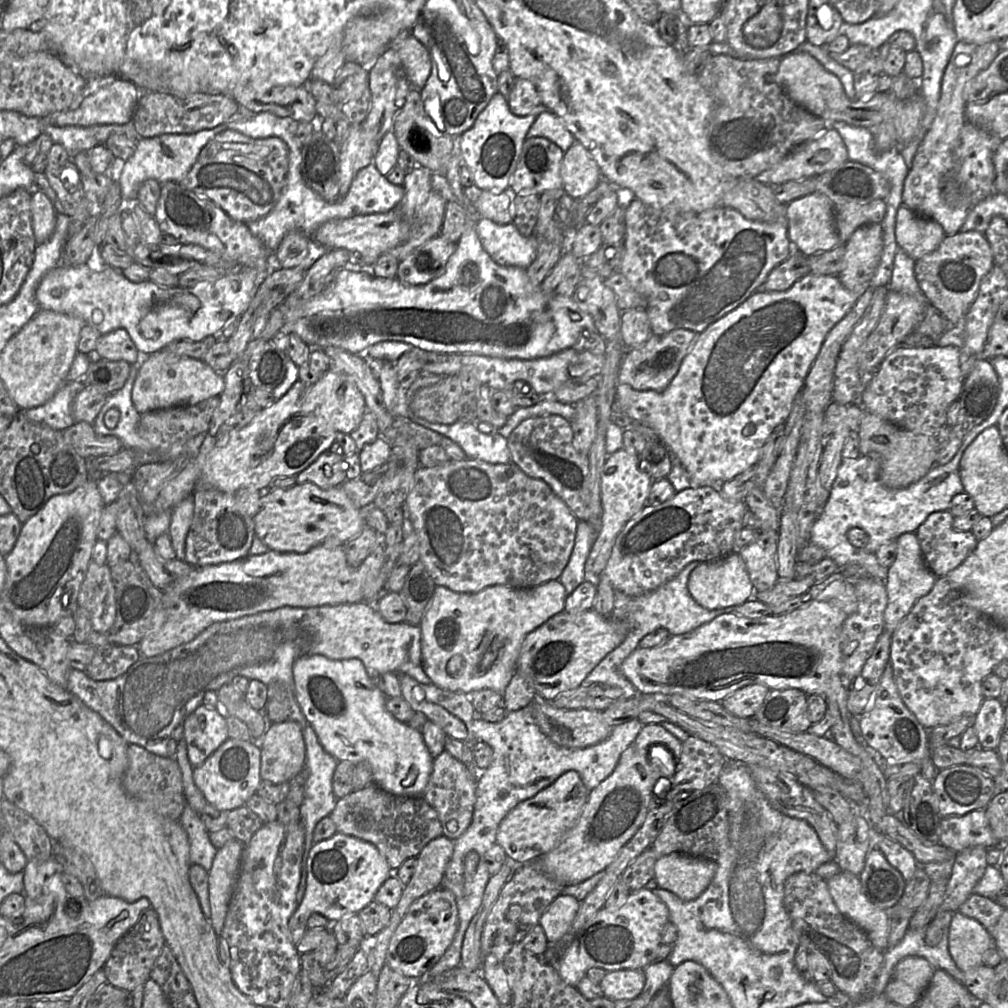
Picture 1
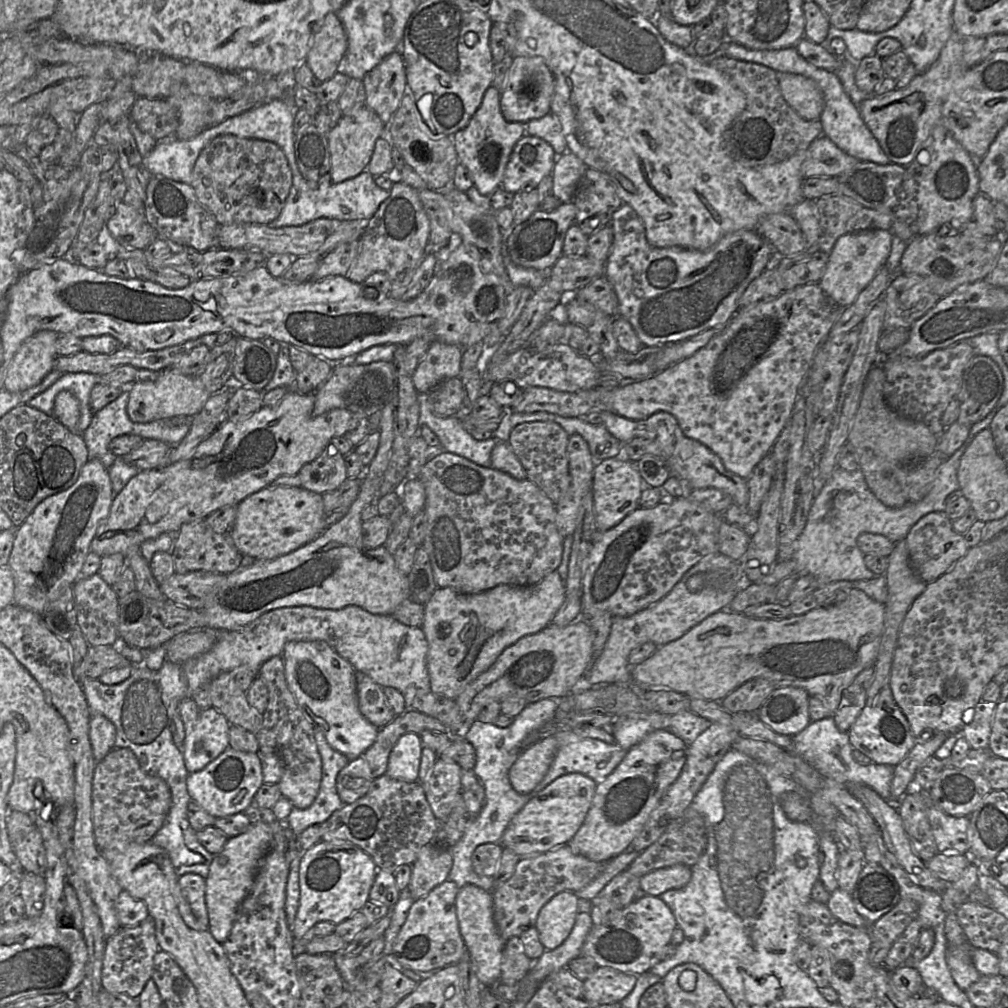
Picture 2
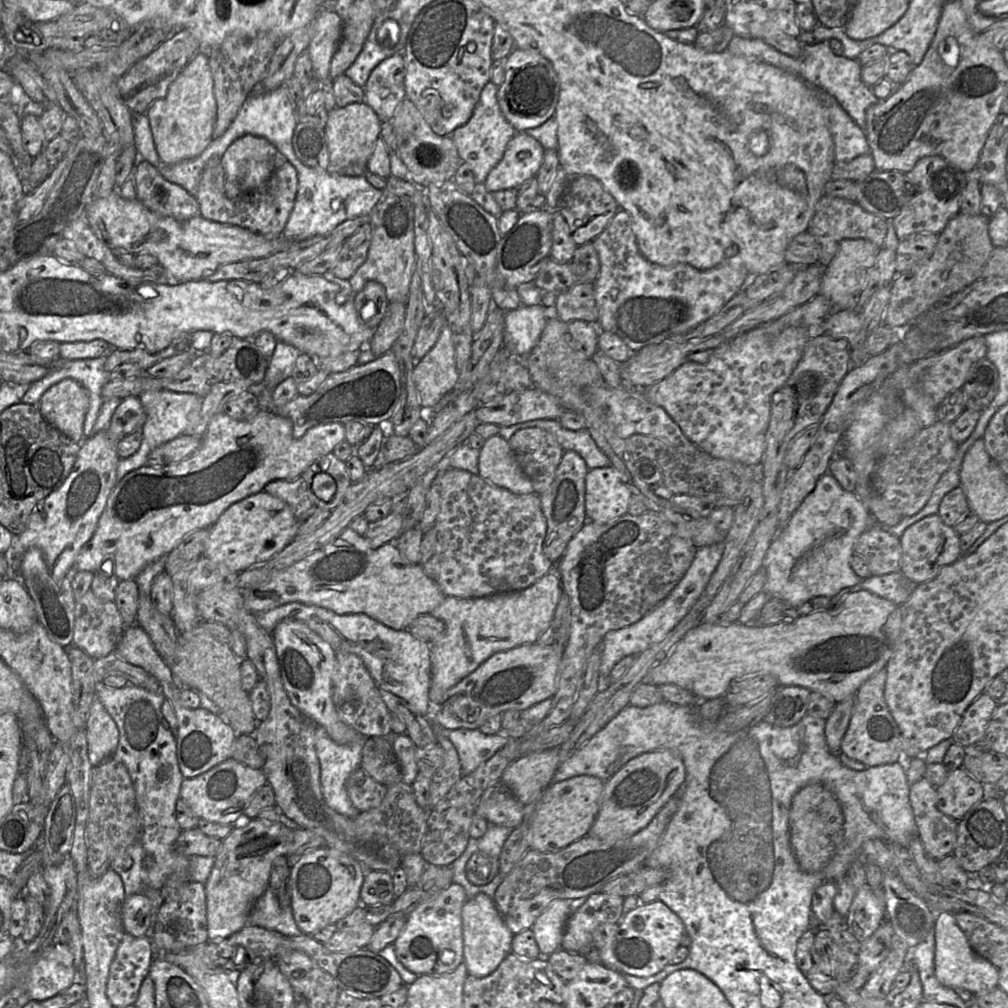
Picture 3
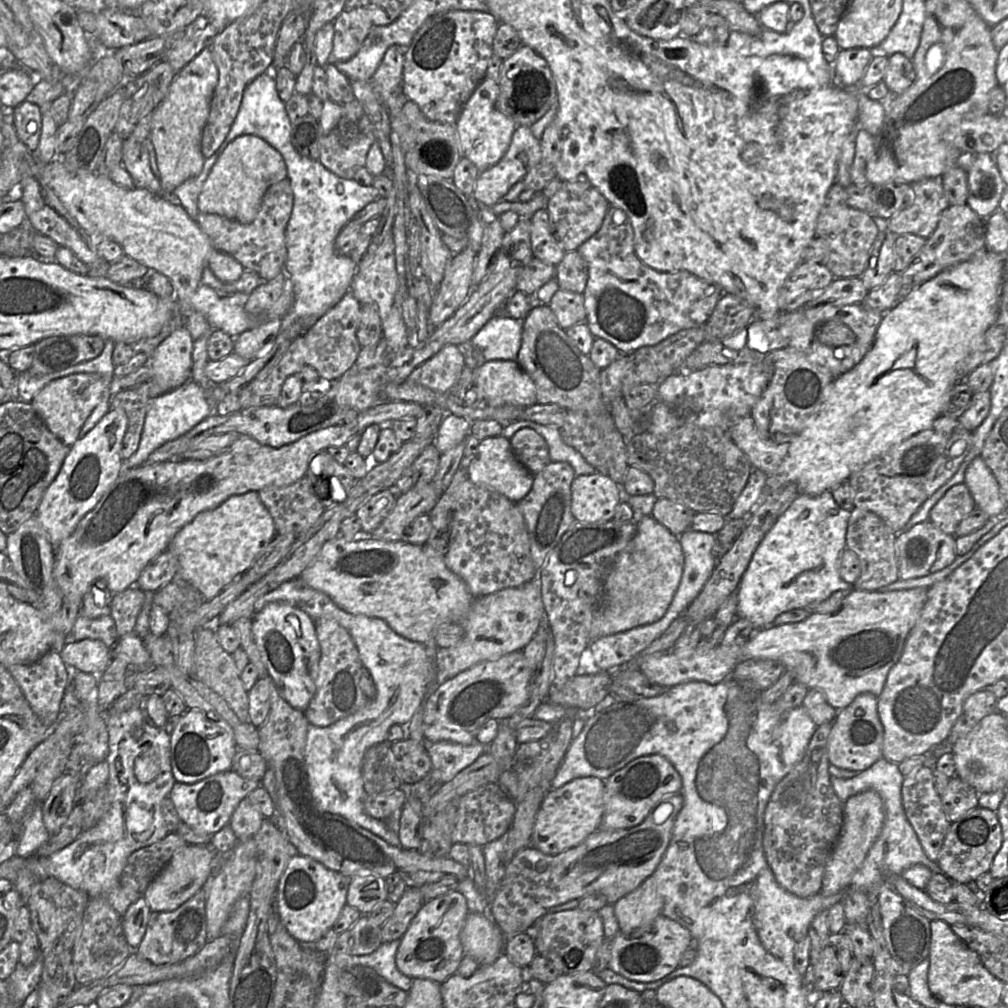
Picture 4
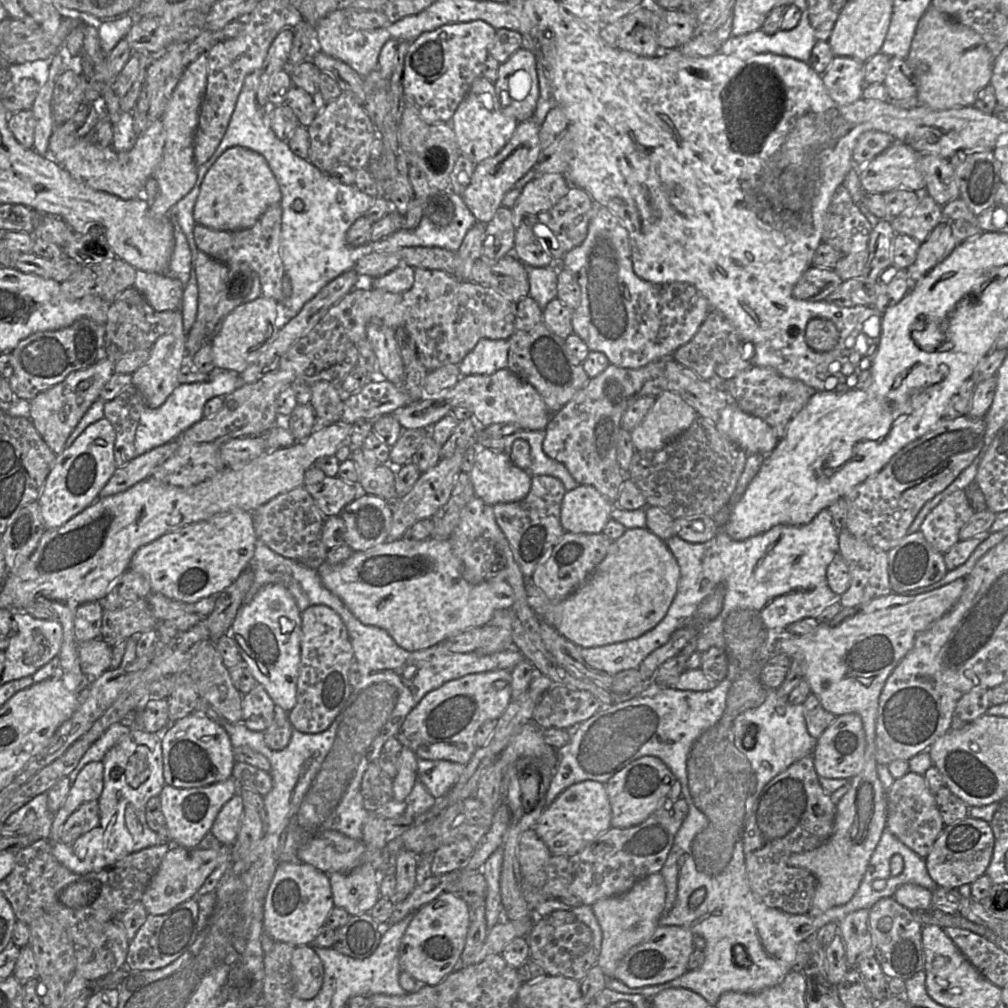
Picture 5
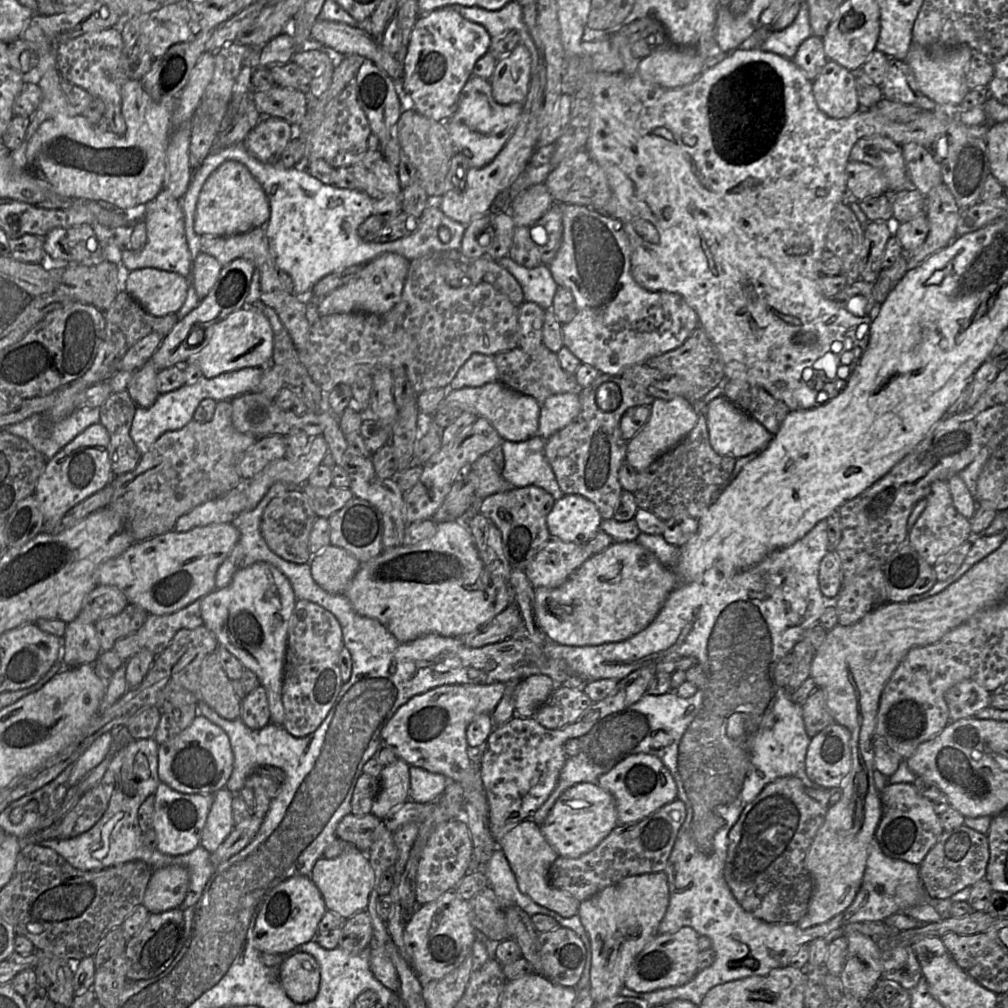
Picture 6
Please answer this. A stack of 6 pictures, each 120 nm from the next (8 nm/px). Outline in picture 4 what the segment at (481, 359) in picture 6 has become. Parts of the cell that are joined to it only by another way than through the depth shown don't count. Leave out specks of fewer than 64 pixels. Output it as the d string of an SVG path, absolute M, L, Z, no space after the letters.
M496 314L471 339L470 345L481 350L486 362L516 361L521 347L523 320Z

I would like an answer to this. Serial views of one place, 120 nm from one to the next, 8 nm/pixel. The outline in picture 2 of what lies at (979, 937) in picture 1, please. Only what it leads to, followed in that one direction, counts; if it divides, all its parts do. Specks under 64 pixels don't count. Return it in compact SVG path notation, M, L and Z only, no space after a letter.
M967 941L961 945L948 945L946 949L946 963L950 974L958 987L965 992L981 976L971 958L972 948L975 947Z

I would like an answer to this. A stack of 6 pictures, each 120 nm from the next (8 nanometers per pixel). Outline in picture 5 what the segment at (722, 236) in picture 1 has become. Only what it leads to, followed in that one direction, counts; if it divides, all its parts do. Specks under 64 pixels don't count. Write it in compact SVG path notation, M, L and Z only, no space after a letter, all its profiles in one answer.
M606 207L594 208L585 240L555 265L570 271L581 289L580 302L572 317L573 333L587 344L589 351L604 353L610 364L620 368L638 369L671 357L675 350L691 340L711 309L708 300L691 284L655 284L638 277L633 270L628 231Z

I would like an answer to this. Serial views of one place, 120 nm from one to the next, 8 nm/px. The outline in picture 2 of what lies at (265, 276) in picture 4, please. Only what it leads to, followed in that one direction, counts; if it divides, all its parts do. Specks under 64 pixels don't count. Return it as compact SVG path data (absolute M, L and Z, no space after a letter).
M225 134L214 138L202 150L190 185L198 201L214 215L219 225L268 225L285 206L292 186L292 171L284 151L277 144Z

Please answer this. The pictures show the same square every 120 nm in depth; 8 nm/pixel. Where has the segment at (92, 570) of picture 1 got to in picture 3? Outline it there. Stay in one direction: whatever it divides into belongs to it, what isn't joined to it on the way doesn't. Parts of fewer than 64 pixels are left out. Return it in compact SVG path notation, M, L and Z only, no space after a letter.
M91 589L75 601L73 644L92 659L114 652L124 630L115 601L102 600Z

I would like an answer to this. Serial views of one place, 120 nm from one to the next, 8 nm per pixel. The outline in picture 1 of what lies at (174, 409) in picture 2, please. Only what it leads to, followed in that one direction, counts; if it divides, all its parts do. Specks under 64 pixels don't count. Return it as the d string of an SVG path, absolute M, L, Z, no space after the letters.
M158 351L144 356L138 365L138 374L132 388L132 402L138 413L143 414L173 406L197 404L219 396L224 387L224 376L216 373L202 360Z

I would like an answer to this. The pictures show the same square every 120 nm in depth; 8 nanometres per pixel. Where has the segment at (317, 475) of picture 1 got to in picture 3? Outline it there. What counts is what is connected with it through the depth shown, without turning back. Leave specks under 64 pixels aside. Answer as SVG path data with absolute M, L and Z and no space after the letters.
M333 452L328 453L321 458L320 462L312 463L301 475L306 481L307 492L313 503L314 500L320 501L320 498L314 494L311 487L315 474L319 472L328 473L336 482L336 492L329 500L342 499L348 487L353 483L345 462L335 457Z

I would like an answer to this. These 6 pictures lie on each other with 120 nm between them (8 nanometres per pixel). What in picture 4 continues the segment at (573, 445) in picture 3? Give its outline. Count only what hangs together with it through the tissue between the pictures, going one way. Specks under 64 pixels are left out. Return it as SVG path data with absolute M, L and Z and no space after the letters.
M519 420L503 426L501 435L510 440L517 431L523 428L530 428L545 439L549 447L551 463L566 462L570 464L574 469L576 477L596 472L595 468L590 465L577 450L563 441L559 427L541 425L533 421Z

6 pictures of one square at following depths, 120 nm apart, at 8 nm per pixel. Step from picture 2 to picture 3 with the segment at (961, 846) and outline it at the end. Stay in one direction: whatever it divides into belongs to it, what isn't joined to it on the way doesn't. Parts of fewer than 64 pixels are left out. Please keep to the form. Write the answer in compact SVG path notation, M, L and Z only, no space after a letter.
M925 777L909 787L909 801L917 826L917 836L928 855L938 861L952 854L958 821L940 812L936 799L936 789Z

